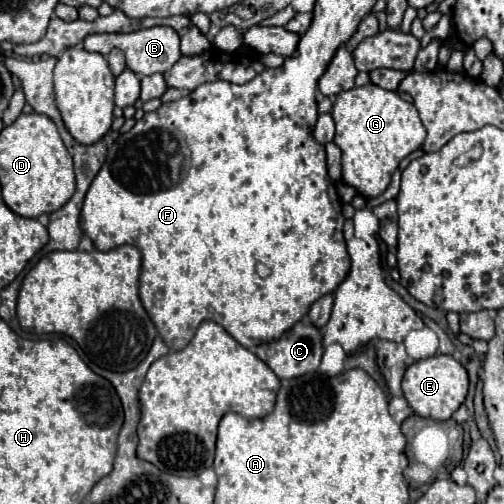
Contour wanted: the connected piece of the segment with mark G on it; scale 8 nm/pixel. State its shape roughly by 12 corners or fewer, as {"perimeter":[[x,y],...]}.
{"perimeter":[[376,84],[340,92],[330,114],[342,178],[388,188],[426,128]]}

